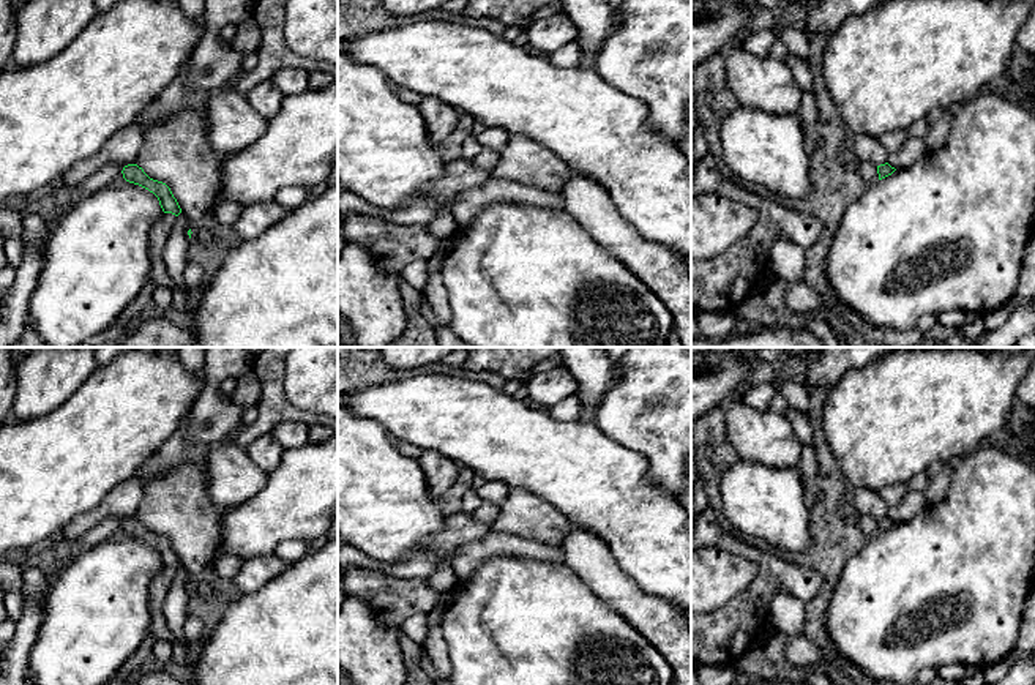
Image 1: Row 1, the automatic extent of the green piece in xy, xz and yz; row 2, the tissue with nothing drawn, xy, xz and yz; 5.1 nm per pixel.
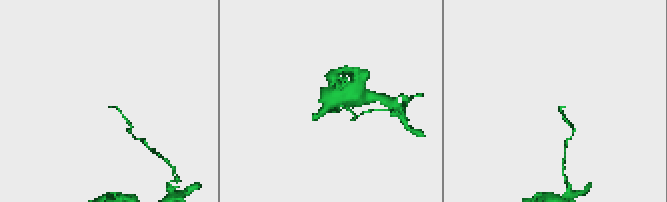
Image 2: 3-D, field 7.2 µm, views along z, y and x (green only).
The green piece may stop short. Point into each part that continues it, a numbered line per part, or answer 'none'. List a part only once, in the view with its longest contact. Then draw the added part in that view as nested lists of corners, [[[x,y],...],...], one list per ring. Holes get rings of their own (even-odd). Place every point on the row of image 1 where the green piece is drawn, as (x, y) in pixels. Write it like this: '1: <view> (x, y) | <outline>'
1: yz (914, 149) | [[[907,137],[898,152],[888,153],[887,163],[895,169],[902,169],[918,161],[926,152],[925,139]]]

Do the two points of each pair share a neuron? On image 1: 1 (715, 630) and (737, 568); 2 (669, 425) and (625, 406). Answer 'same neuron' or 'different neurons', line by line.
1: different neurons
2: same neuron

